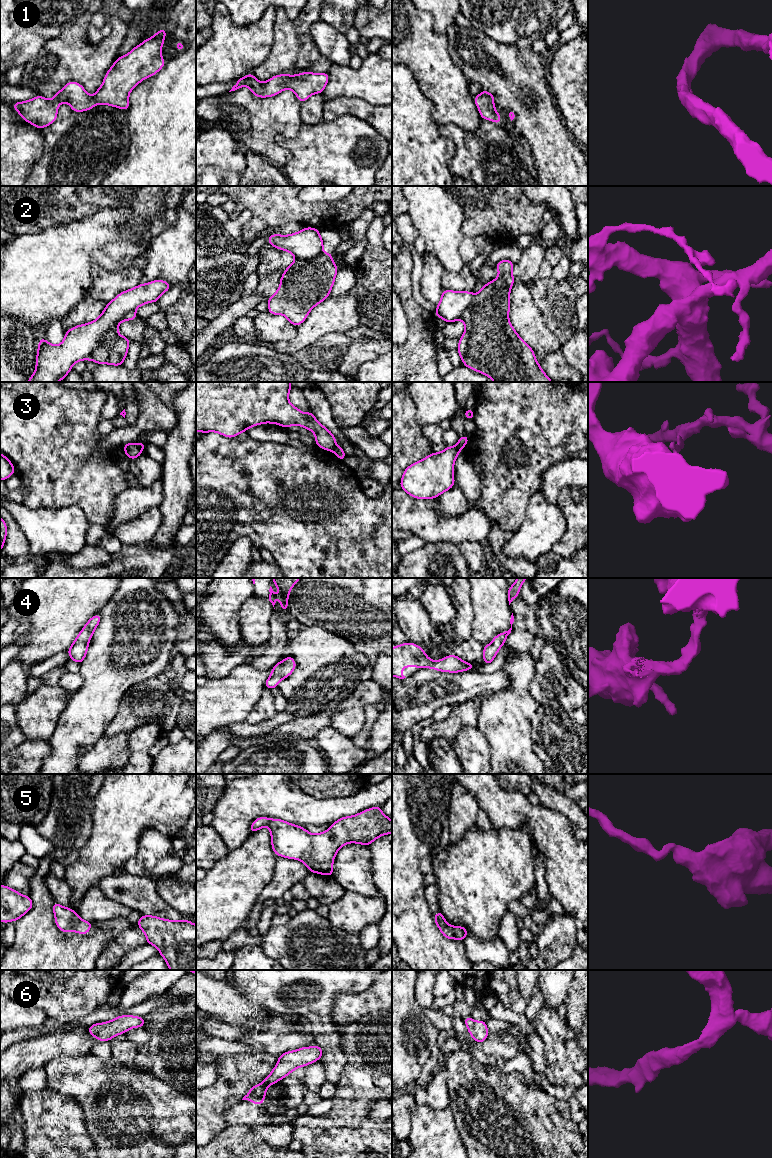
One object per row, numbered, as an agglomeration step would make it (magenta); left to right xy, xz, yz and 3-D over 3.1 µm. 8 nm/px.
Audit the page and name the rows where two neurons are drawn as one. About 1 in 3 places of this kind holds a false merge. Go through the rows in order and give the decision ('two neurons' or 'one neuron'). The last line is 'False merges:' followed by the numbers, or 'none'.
1: one neuron
2: two neurons
3: two neurons
4: one neuron
5: one neuron
6: one neuron
False merges: 2, 3

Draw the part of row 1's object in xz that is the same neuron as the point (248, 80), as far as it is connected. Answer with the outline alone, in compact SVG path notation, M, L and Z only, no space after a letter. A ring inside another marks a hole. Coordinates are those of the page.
M303 72L297 75L280 74L275 75L266 82L258 81L253 73L238 79L229 91L235 91L243 86L250 88L254 96L265 98L272 97L285 89L291 89L300 103L303 103L311 95L322 94L329 81L329 74Z

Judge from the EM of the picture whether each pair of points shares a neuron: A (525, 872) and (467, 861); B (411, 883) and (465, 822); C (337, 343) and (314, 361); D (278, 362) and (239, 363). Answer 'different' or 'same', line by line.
A: same
B: different
C: same
D: same

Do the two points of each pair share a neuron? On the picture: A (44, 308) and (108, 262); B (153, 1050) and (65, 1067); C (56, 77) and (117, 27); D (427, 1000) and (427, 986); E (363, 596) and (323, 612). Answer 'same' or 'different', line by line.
A: same
B: different
C: same
D: same
E: same

